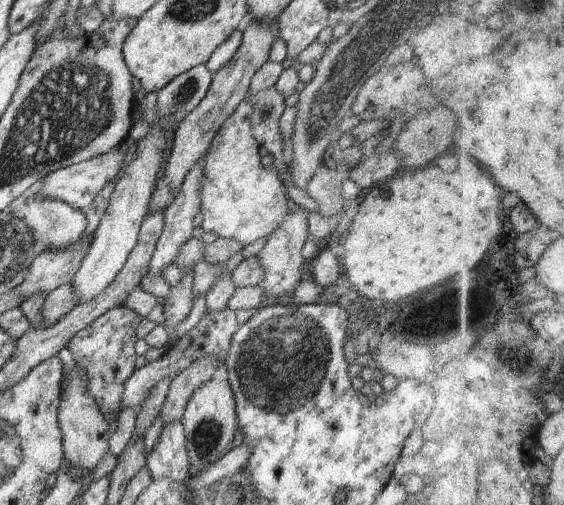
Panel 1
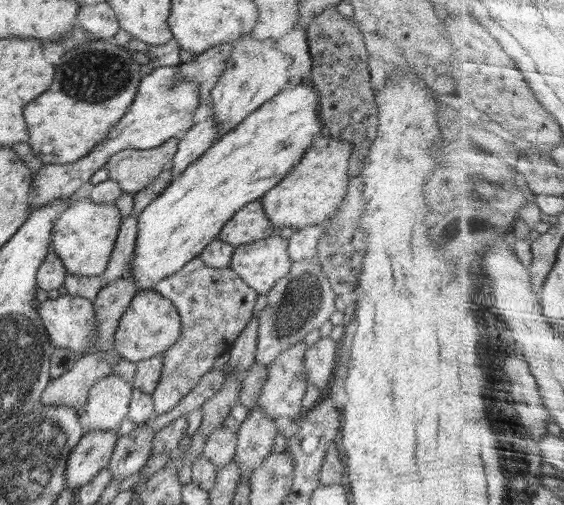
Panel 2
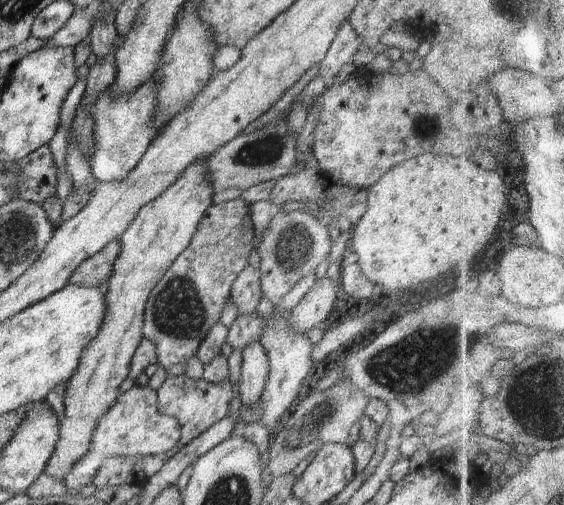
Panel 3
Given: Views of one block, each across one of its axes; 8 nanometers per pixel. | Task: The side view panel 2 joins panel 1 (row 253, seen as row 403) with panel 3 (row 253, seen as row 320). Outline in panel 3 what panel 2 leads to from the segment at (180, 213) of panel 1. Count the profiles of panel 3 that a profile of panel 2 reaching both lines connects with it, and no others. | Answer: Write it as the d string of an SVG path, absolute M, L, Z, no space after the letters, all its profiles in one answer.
M242 196L210 205L188 248L176 257L151 290L145 302L141 331L143 338L151 340L156 347L157 362L166 370L180 362L185 364L196 355L210 327L219 322L222 309L230 300L232 283L247 265L251 250L257 246L249 206Z

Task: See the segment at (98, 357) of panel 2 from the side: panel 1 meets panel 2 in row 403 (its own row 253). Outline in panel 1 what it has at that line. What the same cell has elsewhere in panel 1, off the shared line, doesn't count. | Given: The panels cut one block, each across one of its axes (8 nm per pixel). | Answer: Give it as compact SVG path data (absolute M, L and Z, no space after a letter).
M83 236L76 244L72 244L72 248L39 252L30 265L24 282L16 288L22 300L34 294L48 294L62 285L70 285L86 256L90 240Z

